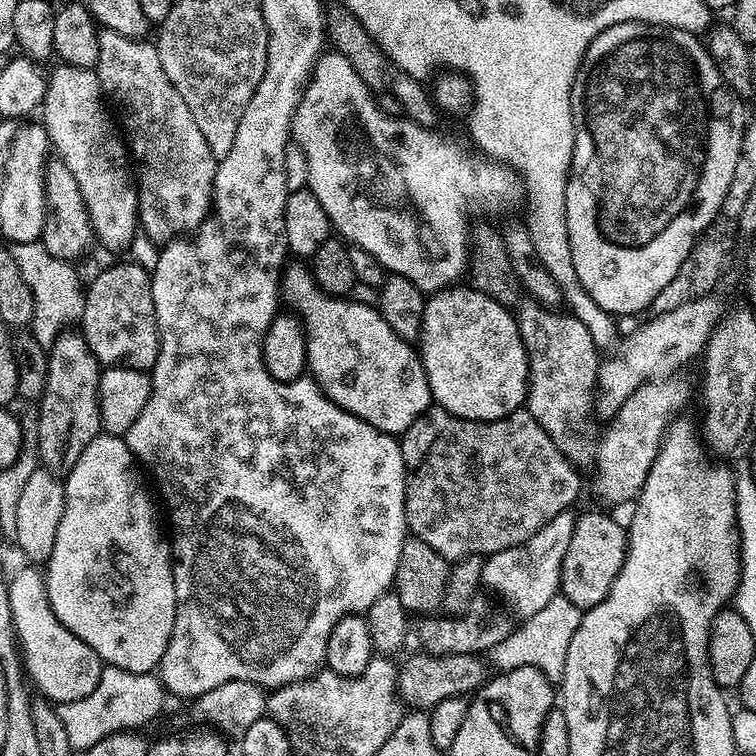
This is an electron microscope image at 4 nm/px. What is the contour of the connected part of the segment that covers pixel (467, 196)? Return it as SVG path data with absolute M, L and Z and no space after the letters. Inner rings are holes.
M335 50L325 51L317 58L315 66L312 68L312 75L308 77L307 84L304 85L304 93L300 95L300 101L296 107L296 113L292 115L291 139L306 154L306 170L308 171L308 191L322 202L322 210L326 210L328 223L333 229L336 228L341 237L349 245L356 245L368 254L377 259L377 262L393 276L410 278L414 286L419 288L425 294L431 294L440 291L457 283L460 275L465 275L466 269L470 264L470 223L468 224L468 215L471 212L500 212L503 208L512 208L516 203L525 199L524 181L520 179L519 172L509 168L503 162L497 162L491 158L485 158L483 155L475 154L471 156L460 144L455 144L452 140L447 140L444 136L439 136L439 131L431 128L418 126L413 120L405 118L403 115L388 117L376 105L376 97L371 88L358 78L358 73L342 54Z

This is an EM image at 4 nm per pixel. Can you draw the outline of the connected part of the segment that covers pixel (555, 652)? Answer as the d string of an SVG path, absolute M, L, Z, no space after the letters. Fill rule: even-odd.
M558 594L550 602L546 602L537 614L527 617L521 623L522 626L517 625L506 639L492 647L486 654L487 659L500 672L517 669L522 665L532 665L542 670L549 680L563 681L566 652L569 650L570 639L581 624L582 616L583 611L580 608L574 606L563 594Z

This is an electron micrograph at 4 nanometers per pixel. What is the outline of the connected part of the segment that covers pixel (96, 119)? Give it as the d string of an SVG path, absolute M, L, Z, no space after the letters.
M65 64L58 66L53 73L49 73L47 92L40 108L49 143L57 159L61 160L77 179L78 188L82 191L82 198L86 202L87 214L91 220L93 237L97 243L114 252L127 251L138 233L139 208L125 139L115 119L113 117L111 119L101 106L102 102L104 103L103 88L95 69L70 67Z

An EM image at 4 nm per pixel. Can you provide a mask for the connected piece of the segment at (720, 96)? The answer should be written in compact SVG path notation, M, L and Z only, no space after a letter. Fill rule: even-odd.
M622 22L618 26L602 30L602 34L598 34L590 42L576 71L570 94L574 118L574 150L566 182L566 230L570 234L570 254L574 258L574 270L578 270L582 286L586 286L586 294L590 294L590 298L594 298L594 302L598 302L602 310L623 318L632 316L643 308L651 309L654 298L658 298L658 294L662 294L662 289L670 283L674 274L678 274L678 266L686 262L690 250L712 224L722 206L722 198L726 198L730 178L734 178L734 166L738 166L744 137L743 127L737 124L736 128L736 109L740 104L741 97L725 84L699 35L683 32L680 28L665 28L662 24ZM592 60L600 61L592 68Z

